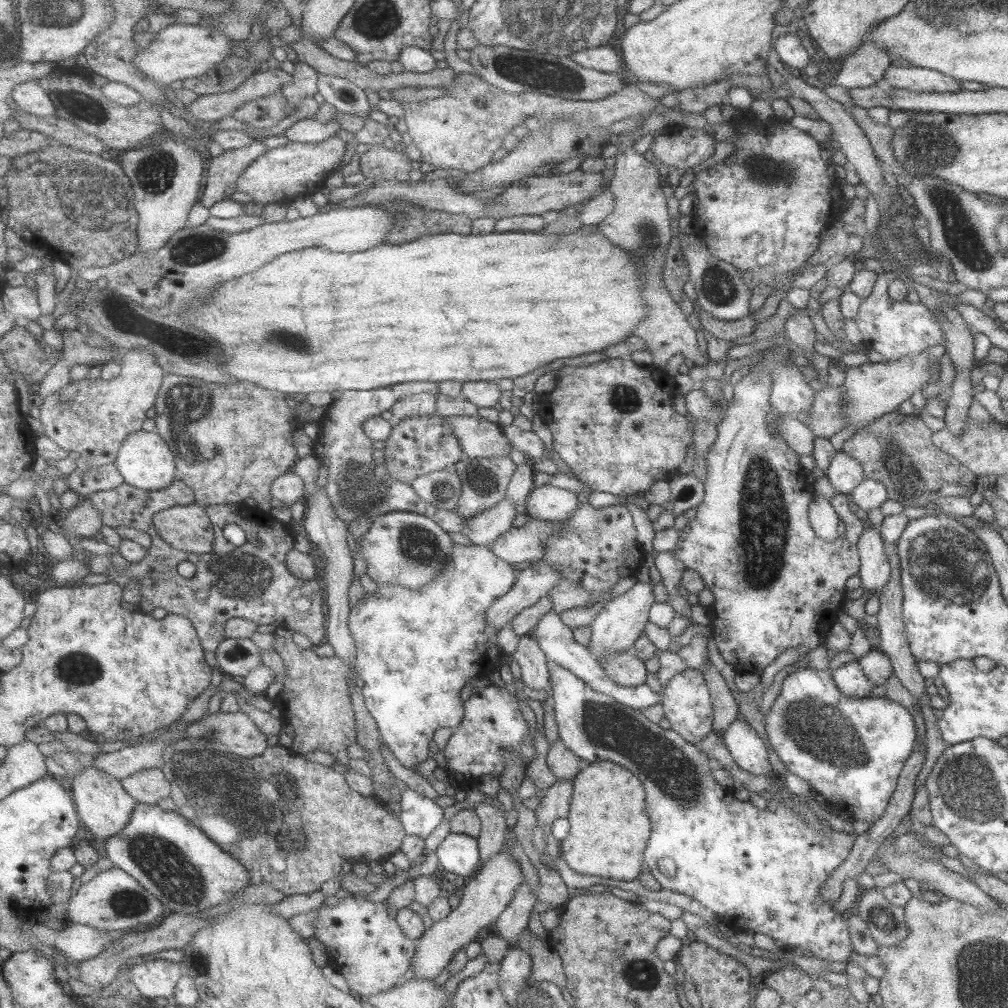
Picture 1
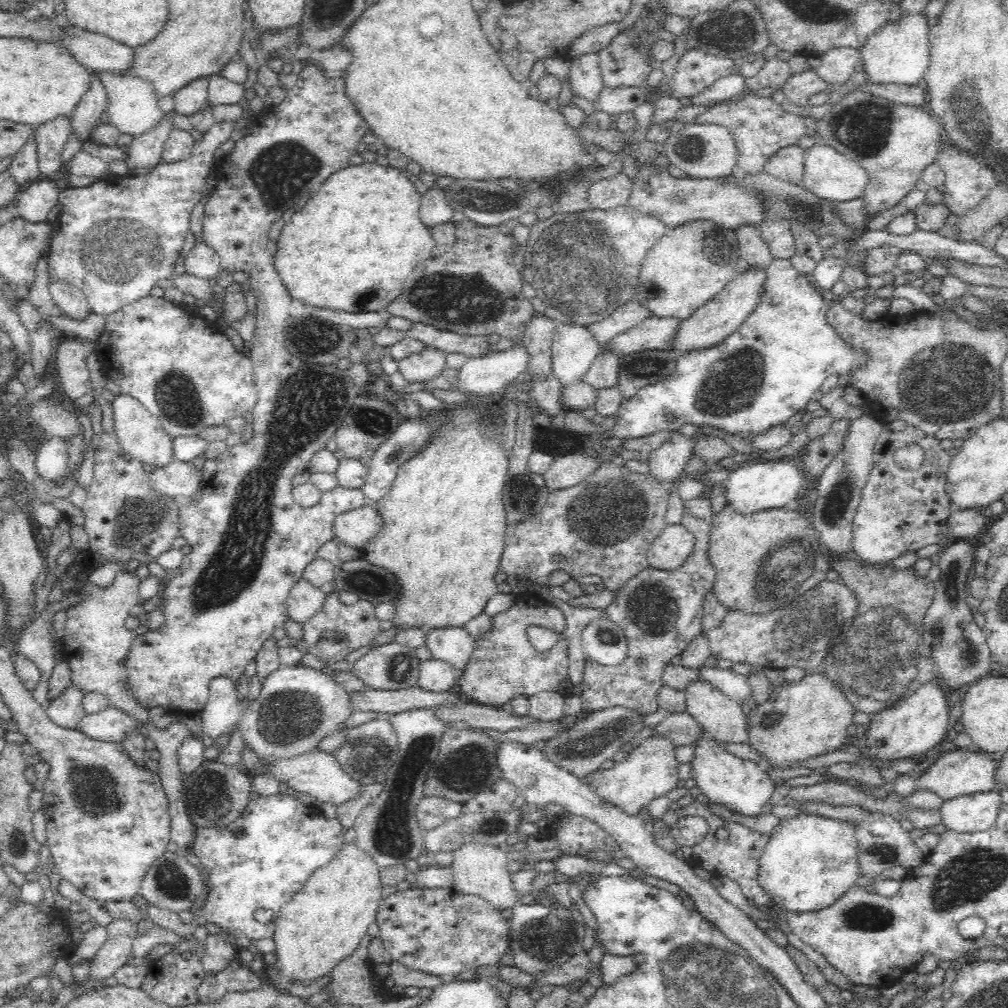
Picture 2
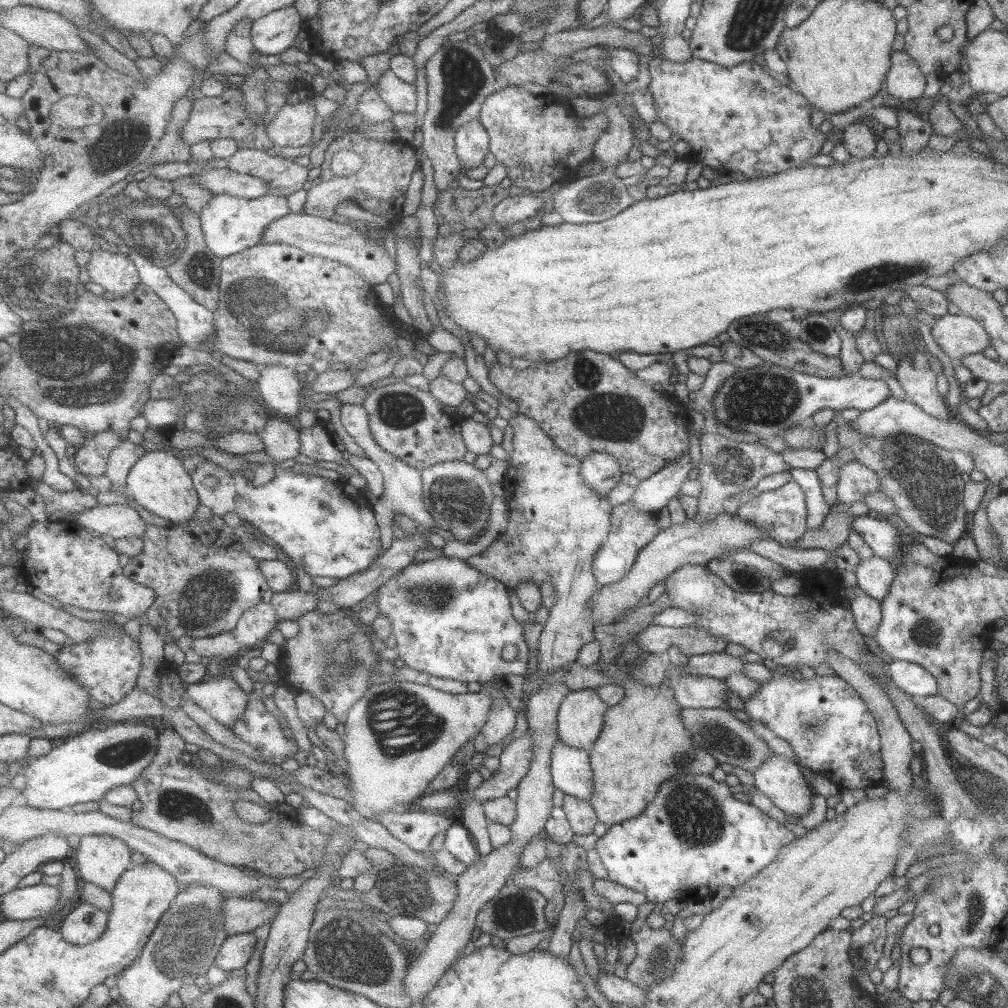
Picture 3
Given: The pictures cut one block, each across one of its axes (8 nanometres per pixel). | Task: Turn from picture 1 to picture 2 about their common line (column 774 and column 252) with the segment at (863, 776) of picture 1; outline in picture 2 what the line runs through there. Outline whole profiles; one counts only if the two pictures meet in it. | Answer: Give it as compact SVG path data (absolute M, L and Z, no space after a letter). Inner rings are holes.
M294 644L279 648L279 663L281 666L270 672L261 681L260 694L252 699L246 700L238 697L235 682L226 676L218 676L210 681L209 699L201 710L201 727L206 736L216 740L218 736L231 738L234 731L238 731L243 739L244 748L255 753L263 764L270 764L280 759L305 755L318 749L322 738L332 733L341 731L349 716L356 712L350 693L336 682L329 672L322 672L312 667L300 664L303 654Z

